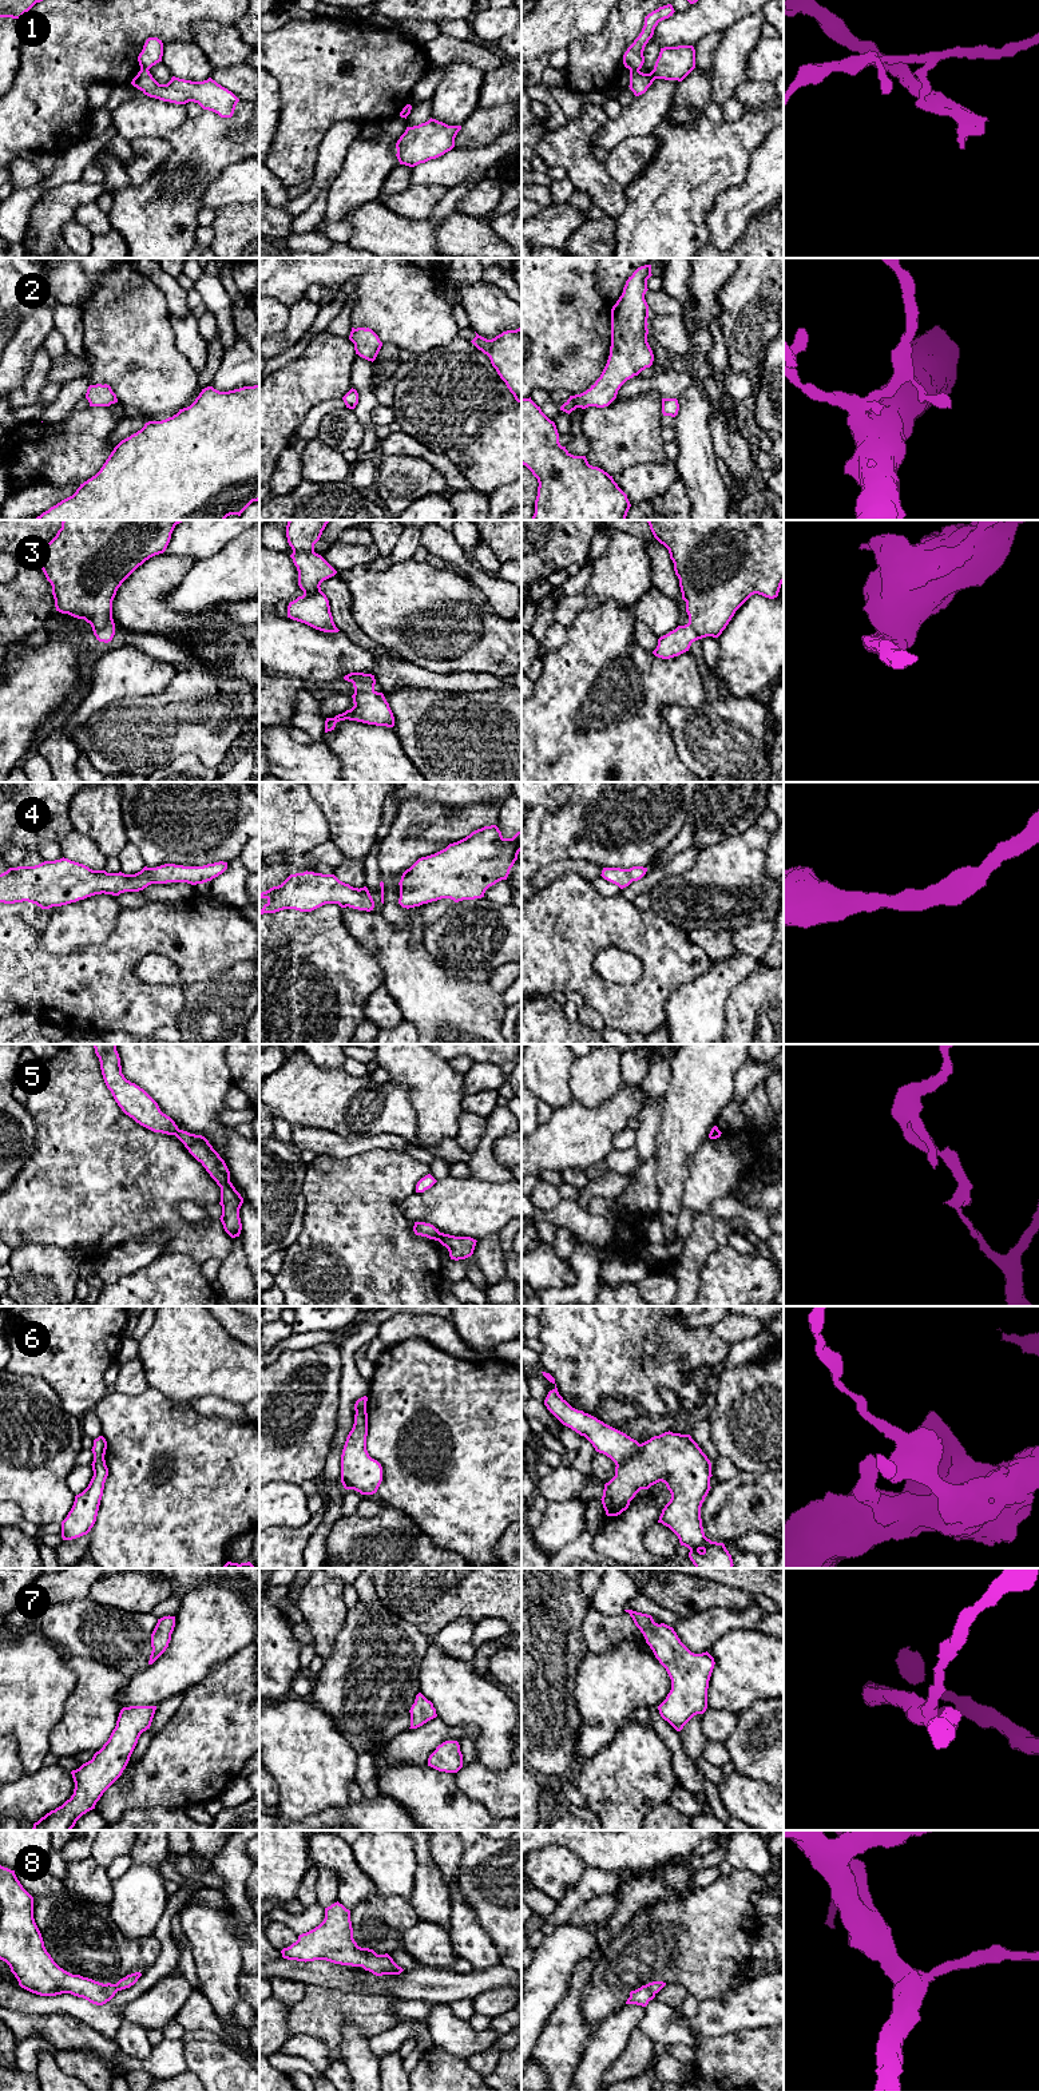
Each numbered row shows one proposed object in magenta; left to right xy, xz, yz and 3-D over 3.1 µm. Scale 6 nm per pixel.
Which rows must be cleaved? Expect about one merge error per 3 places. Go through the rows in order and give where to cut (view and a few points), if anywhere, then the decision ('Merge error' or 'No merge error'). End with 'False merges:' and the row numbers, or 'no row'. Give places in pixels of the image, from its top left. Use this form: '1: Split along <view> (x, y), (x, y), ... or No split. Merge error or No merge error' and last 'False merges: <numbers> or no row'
1: Split along yz (630, 68), (638, 70). Merge error
2: No split. No merge error
3: No split. No merge error
4: No split. No merge error
5: Split along xz (440, 1233), (437, 1240). Merge error
6: Split along yz (639, 1444), (639, 1448), (631, 1456), (617, 1465). Merge error
7: No split. No merge error
8: No split. No merge error
False merges: 1, 5, 6

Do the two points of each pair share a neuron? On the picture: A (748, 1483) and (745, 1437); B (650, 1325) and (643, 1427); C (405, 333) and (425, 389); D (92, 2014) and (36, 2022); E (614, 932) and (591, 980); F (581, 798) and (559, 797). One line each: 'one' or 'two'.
A: two
B: two
C: two
D: two
E: one
F: two

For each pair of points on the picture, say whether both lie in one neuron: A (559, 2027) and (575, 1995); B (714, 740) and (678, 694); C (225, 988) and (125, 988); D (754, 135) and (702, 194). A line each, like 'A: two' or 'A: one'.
A: one
B: two
C: two
D: one

